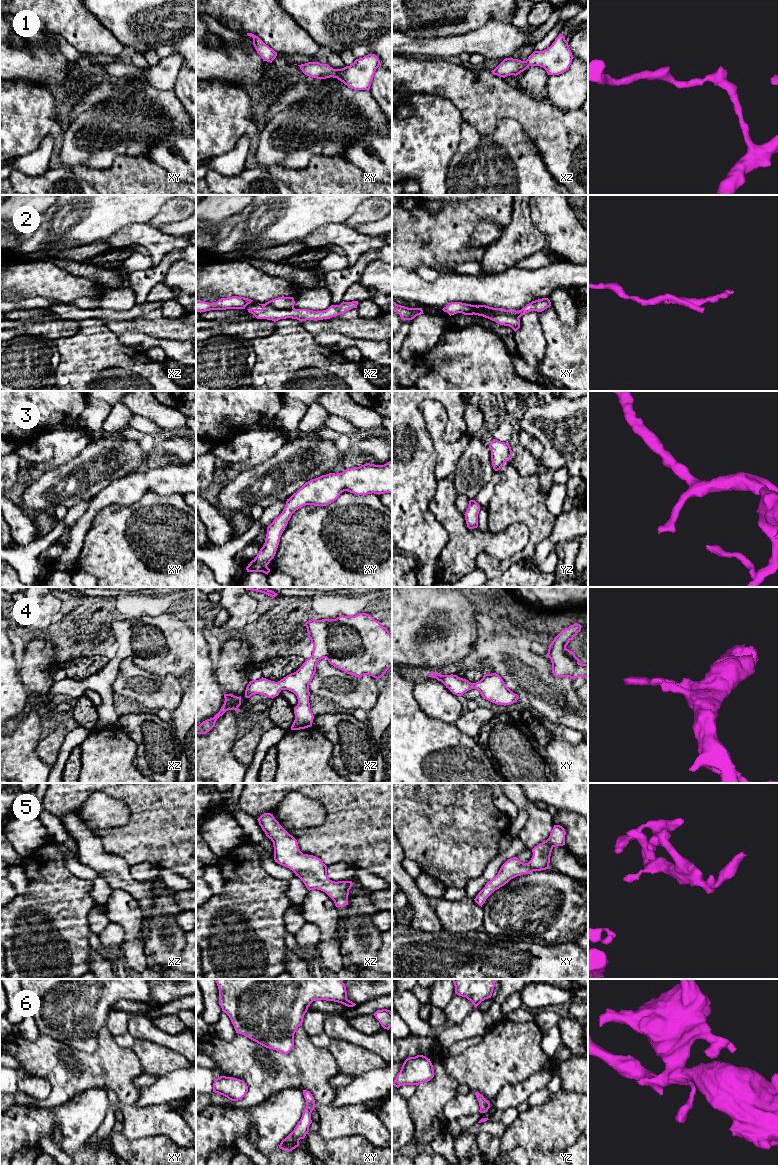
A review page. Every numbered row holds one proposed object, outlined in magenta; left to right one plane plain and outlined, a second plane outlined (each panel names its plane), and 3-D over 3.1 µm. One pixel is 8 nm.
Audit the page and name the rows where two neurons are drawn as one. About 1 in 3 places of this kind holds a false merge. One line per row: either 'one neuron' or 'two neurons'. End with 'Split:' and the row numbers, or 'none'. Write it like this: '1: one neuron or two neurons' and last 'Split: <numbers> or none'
1: one neuron
2: two neurons
3: one neuron
4: one neuron
5: one neuron
6: one neuron
Split: 2

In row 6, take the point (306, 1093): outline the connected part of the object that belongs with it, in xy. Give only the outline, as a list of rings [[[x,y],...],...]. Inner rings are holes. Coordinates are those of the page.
[[[303,1090],[303,1095],[306,1100],[306,1107],[294,1130],[281,1141],[279,1148],[282,1150],[292,1151],[295,1149],[299,1146],[299,1140],[304,1139],[309,1132],[309,1126],[312,1123],[311,1113],[315,1109],[315,1100],[312,1094],[307,1090]]]

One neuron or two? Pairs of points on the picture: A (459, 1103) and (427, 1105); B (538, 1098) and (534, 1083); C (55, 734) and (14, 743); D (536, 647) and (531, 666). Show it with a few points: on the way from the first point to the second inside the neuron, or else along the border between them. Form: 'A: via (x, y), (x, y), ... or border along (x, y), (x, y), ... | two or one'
A: border along (457, 1093), (444, 1108), (447, 1122) | two
B: border along (545, 1086), (536, 1090), (525, 1101) | two
C: border along (44, 735), (36, 746), (36, 755), (42, 761) | two
D: border along (524, 644), (532, 651), (546, 656) | two

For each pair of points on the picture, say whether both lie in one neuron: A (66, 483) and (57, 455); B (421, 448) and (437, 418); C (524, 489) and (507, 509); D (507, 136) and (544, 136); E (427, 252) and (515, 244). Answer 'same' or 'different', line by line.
A: different
B: different
C: same
D: different
E: different

